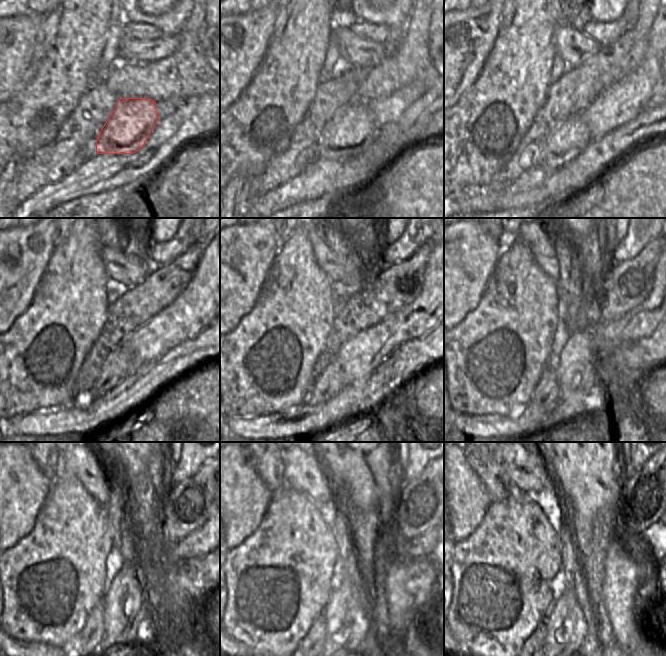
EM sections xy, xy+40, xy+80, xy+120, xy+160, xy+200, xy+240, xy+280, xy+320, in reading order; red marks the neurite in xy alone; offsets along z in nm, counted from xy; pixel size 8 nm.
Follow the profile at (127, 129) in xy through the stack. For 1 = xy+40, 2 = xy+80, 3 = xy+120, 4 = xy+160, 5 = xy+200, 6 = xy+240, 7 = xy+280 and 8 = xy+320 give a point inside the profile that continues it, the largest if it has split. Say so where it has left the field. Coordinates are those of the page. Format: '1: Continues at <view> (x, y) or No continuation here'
1: Continues at xy+40 (351, 130)
2: Continues at xy+80 (572, 137)
3: Continues at xy+120 (117, 367)
4: Continues at xy+160 (332, 380)
5: Continues at xy+200 (546, 394)
6: Continues at xy+240 (93, 630)
7: Continues at xy+280 (311, 645)
8: Continues at xy+320 (534, 644)

